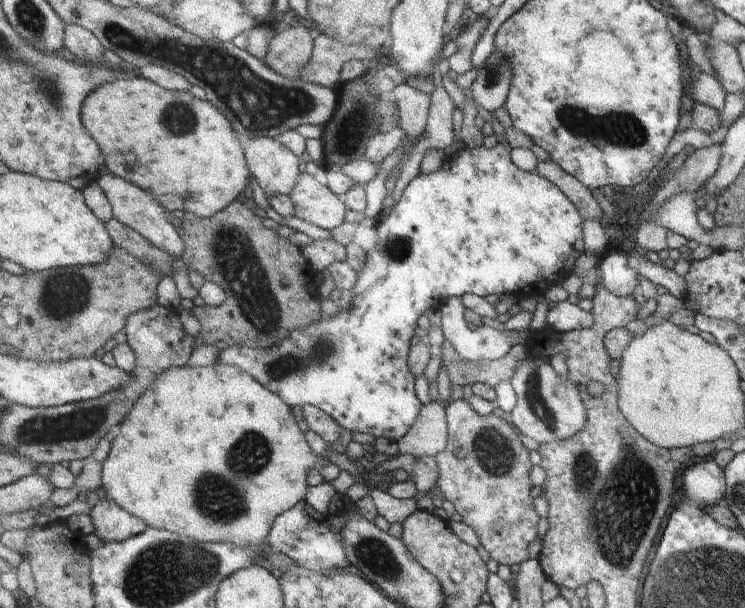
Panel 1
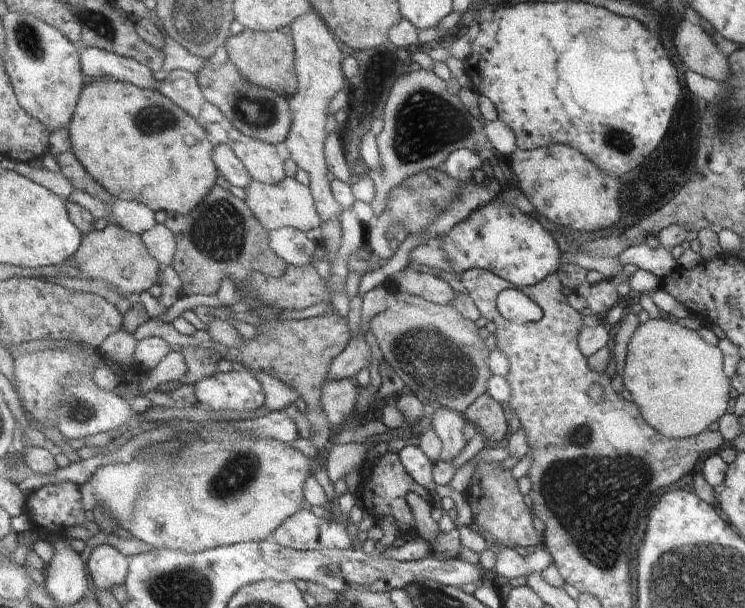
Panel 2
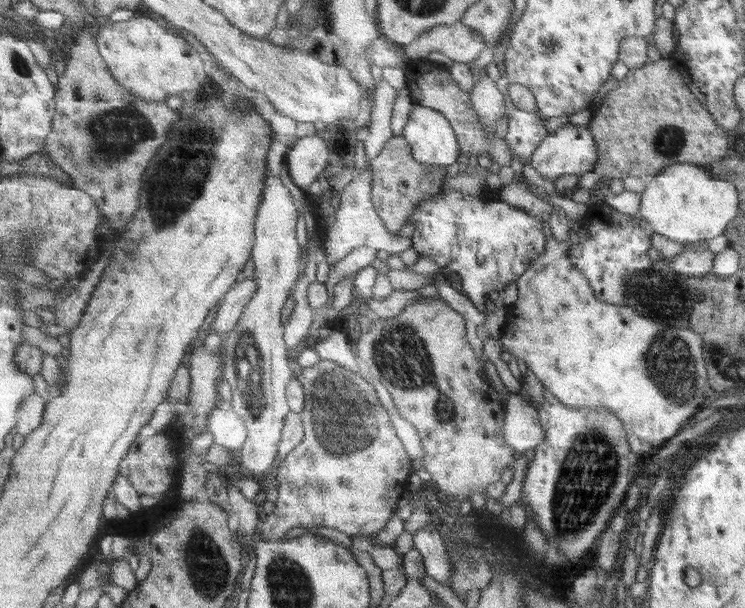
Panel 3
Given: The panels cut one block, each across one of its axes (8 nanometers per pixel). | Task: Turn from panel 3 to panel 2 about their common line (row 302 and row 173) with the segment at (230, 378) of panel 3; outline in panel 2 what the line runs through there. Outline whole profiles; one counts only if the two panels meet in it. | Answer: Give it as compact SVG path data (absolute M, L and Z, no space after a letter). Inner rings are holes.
M242 138L232 142L231 148L255 180L274 185L286 179L284 157L278 153L278 146L256 138Z

